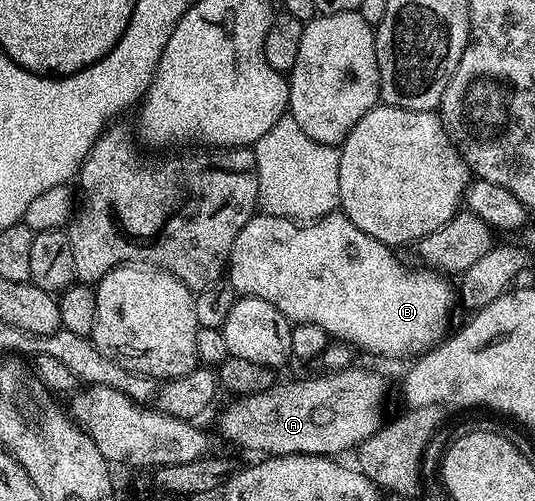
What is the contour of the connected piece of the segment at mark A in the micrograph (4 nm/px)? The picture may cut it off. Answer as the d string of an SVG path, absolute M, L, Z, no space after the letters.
M352 366L349 370L336 370L333 374L322 374L318 378L296 378L293 382L281 381L279 384L270 387L266 392L257 394L246 394L237 397L220 414L220 434L228 442L241 446L244 450L261 450L259 453L264 456L275 456L278 454L326 454L329 456L340 456L343 450L355 451L366 439L374 436L386 421L384 415L384 378L376 370L363 370L360 366Z

